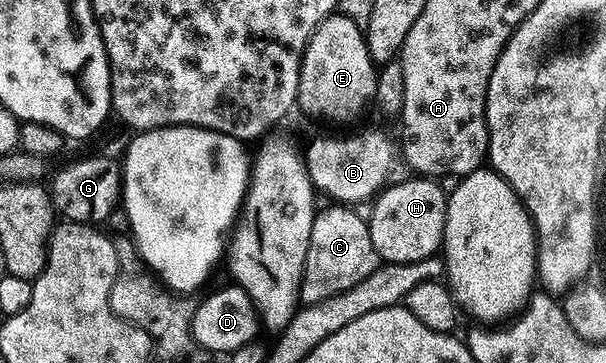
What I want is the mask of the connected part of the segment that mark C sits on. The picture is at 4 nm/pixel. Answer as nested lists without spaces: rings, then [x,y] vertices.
[[[329,205],[326,211],[316,212],[311,241],[305,258],[305,274],[301,281],[302,304],[308,305],[335,297],[339,293],[358,287],[371,273],[382,266],[381,254],[371,243],[366,216],[356,215],[349,205]]]

